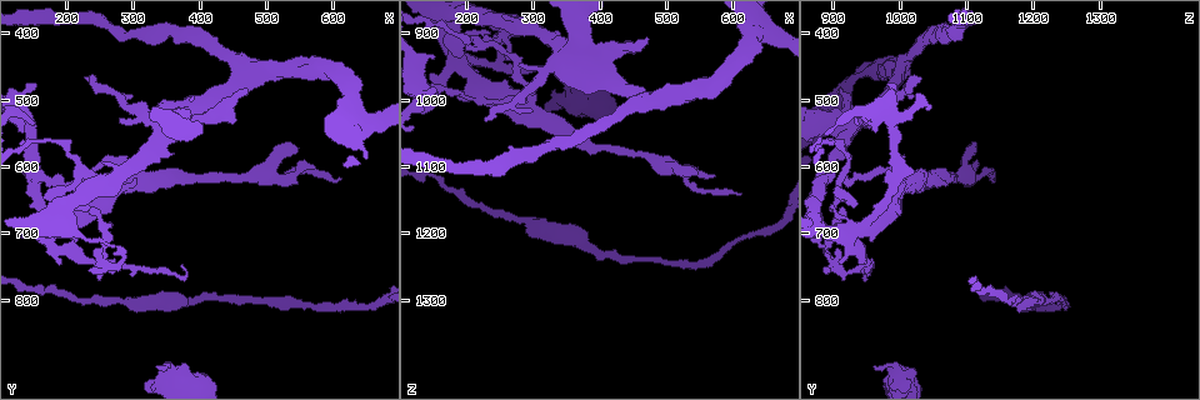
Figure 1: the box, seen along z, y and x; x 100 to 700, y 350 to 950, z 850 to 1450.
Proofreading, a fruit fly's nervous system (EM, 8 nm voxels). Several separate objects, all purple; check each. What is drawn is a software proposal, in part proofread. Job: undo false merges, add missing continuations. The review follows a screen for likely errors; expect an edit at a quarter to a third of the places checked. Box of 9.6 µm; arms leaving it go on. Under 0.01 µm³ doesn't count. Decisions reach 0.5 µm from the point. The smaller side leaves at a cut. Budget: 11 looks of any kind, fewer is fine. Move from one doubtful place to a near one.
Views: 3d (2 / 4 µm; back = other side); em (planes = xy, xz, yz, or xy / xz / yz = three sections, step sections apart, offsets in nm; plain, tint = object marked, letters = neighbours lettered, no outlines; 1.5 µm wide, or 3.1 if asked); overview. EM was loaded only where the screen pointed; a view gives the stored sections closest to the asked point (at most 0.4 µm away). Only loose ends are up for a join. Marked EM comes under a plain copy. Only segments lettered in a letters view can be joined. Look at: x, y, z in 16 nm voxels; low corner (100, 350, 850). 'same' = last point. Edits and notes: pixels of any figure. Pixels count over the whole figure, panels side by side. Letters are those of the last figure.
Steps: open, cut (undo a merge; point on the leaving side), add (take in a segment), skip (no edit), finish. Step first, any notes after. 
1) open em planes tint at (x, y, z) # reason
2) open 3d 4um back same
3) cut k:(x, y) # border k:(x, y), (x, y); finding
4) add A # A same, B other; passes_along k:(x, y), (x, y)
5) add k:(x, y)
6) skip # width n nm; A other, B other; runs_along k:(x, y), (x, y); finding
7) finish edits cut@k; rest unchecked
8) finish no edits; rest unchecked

open em planes letters at (335, 900, 955) # free end

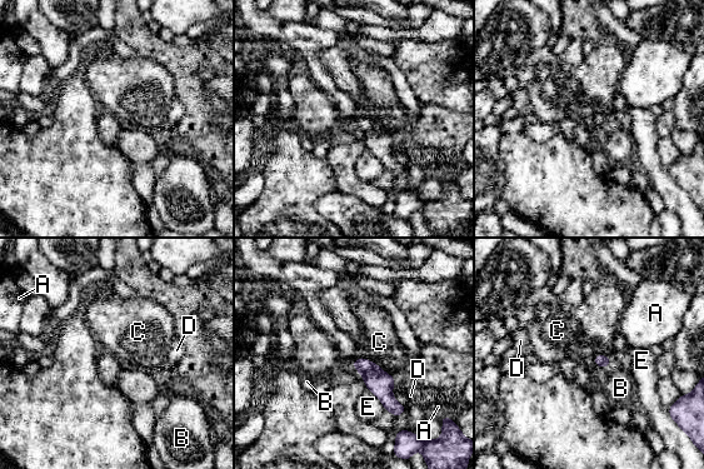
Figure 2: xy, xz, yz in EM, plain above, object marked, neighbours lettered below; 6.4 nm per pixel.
skip # A other, B other, C other, D other, E other; none of them fits

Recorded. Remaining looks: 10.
open em xy step 8 letters at (370, 805, 1220) # calibre changes

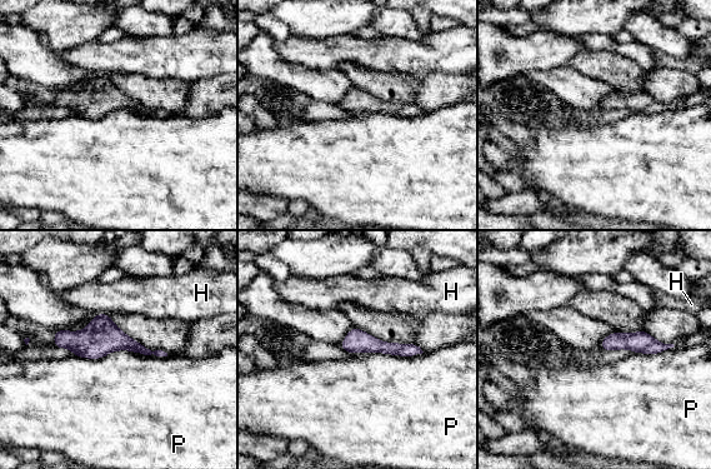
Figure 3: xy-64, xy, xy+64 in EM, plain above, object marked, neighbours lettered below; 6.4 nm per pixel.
skip # width 110 nm; H other, P other; runs_along 3:(58, 333), (159, 353); all the same neuron

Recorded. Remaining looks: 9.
open 3d 2um at (615, 615, 1140) # thin end

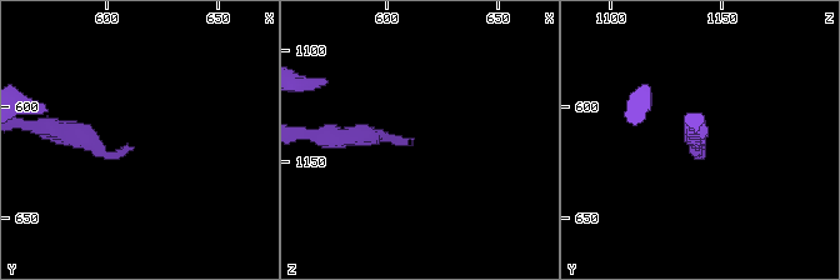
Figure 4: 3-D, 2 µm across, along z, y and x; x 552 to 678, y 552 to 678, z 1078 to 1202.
open em planes letters at (612, 619, 1140) # need the tissue

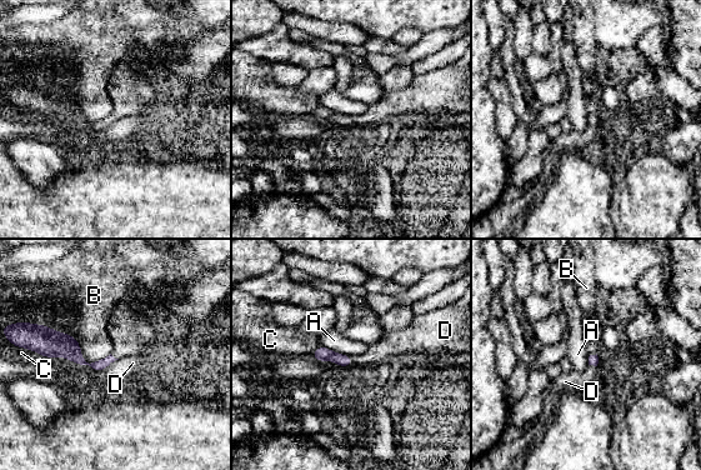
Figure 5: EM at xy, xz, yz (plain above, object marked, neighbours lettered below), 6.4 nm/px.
skip # A other, B other, C other, D other; border 5:(321, 345), (350, 358); no lettered segment goes on from it

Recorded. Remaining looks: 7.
open 3d 2um at (300, 495, 1015) # thin end

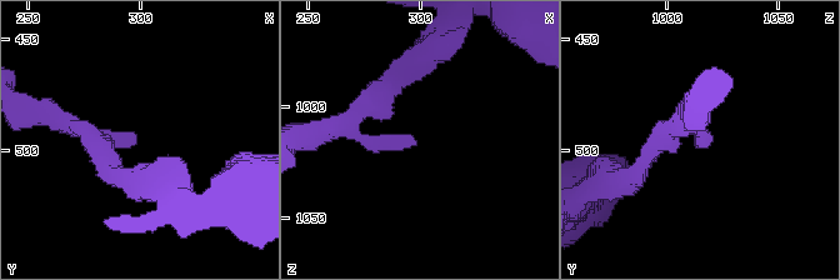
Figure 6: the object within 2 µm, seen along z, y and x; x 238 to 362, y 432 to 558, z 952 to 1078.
open em planes letters at (299, 495, 1016) # now the EM

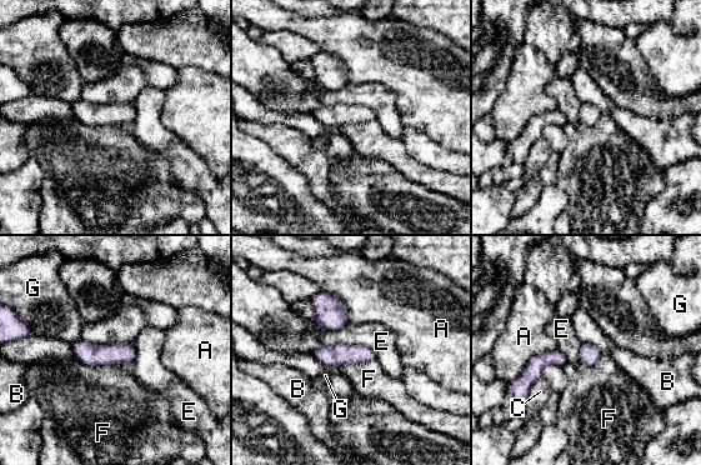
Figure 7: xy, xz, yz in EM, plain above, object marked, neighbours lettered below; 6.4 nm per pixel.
skip # A other, B other, C other, E other, F other, G other; runs_along 7:(75, 345), (89, 354), (131, 356); no lettered segment goes on from it

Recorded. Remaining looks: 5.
finish no edits; rest unchecked

